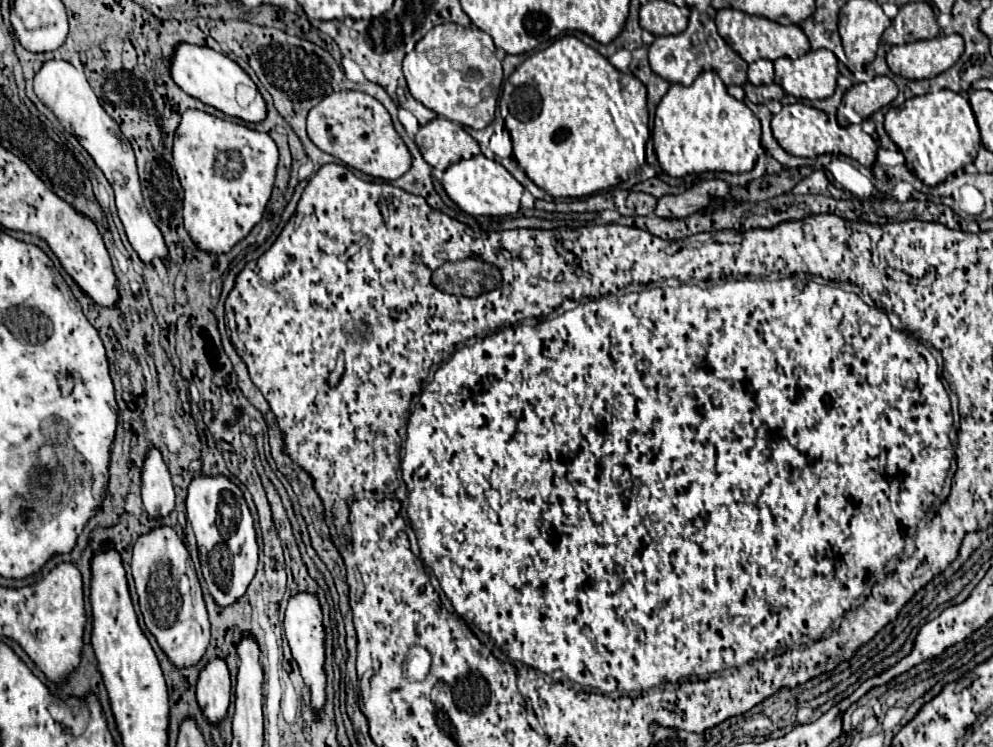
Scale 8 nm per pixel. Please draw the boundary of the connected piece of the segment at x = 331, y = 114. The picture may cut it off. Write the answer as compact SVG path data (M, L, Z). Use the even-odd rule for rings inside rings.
M339 91L325 97L309 111L307 135L321 151L377 179L395 181L411 169L411 153L395 131L391 115L375 97L363 91Z

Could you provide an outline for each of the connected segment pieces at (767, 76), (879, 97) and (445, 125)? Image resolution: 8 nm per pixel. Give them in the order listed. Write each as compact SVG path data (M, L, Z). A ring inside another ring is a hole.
M759 59L749 65L747 79L751 85L769 85L773 83L773 63L769 59Z
M879 75L867 83L857 83L843 95L837 120L842 125L860 124L877 109L889 105L895 97L897 85L885 75Z
M441 117L423 125L415 141L423 159L439 171L445 171L453 161L463 161L481 153L479 143L459 123Z

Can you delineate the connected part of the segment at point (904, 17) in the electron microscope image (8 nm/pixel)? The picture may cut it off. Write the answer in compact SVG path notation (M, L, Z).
M917 1L900 7L891 25L884 31L882 41L890 45L903 45L919 39L933 39L939 35L939 25L929 3Z

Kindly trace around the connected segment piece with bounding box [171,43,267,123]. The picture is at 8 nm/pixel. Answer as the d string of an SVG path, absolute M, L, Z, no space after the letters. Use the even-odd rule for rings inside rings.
M187 43L179 45L171 63L171 77L187 95L223 111L225 115L239 117L247 123L261 123L267 117L265 99L257 91L257 85L253 83L253 79L233 59L209 47L197 47ZM241 93L249 93L249 97L241 99Z

